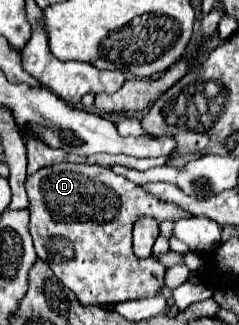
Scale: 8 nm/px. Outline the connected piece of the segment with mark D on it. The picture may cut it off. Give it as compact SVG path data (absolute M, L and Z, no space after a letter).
M61 162L61 164L53 164L53 166L47 166L47 168L41 168L37 170L33 176L27 176L27 182L25 182L25 188L27 188L27 196L29 196L29 212L31 212L31 222L29 222L29 232L33 230L33 244L35 244L35 250L37 250L37 256L49 264L49 268L53 270L53 274L77 296L77 300L81 304L95 304L95 306L103 306L103 304L119 304L119 302L125 302L125 300L139 300L139 298L151 298L151 296L159 296L161 294L161 288L165 286L163 282L163 276L165 276L165 268L157 260L157 258L151 256L148 259L139 259L134 255L132 248L132 229L133 224L137 218L141 216L153 216L153 218L159 218L159 222L163 222L165 218L173 218L173 220L179 220L183 216L189 216L185 214L185 210L177 210L177 206L169 206L167 202L159 202L155 196L149 196L149 192L145 192L143 188L139 188L137 184L129 182L127 178L123 176L117 176L111 168L103 168L103 166L89 166L89 164L71 164L71 162Z

